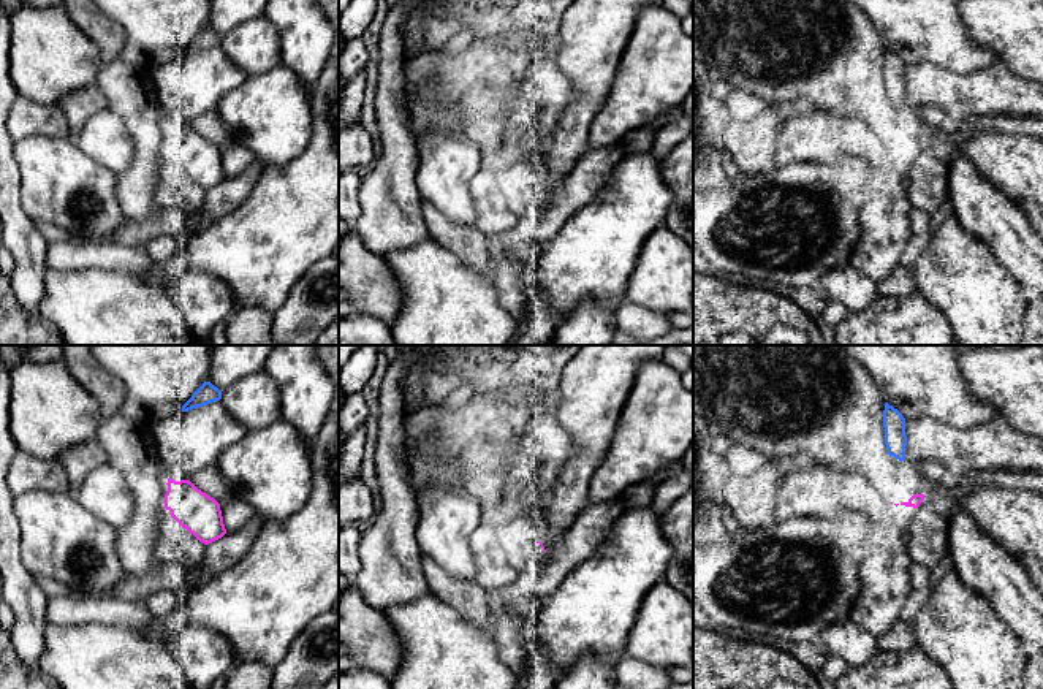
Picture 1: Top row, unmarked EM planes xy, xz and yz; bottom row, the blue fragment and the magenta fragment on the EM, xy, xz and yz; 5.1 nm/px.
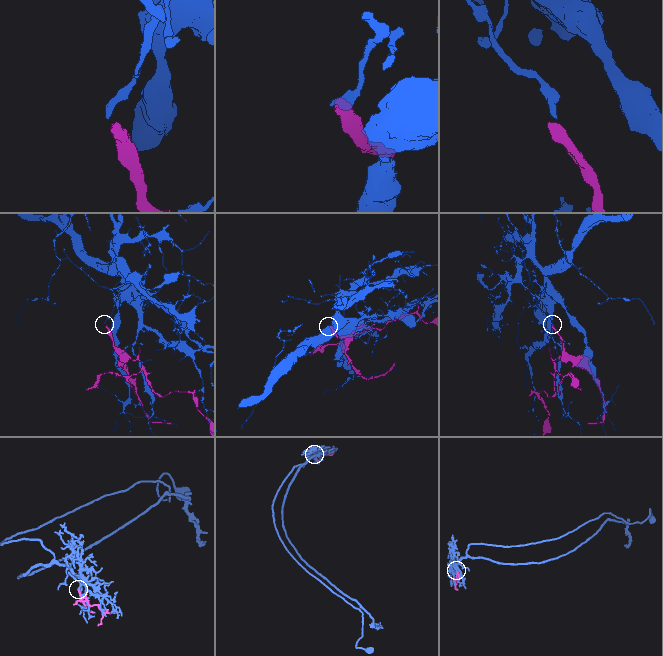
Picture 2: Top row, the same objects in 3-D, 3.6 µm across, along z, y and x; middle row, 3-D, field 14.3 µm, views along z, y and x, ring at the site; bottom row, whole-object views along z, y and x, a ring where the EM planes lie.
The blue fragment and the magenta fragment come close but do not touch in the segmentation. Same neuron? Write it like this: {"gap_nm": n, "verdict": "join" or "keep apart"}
{"gap_nm": 180, "verdict": "keep apart"}

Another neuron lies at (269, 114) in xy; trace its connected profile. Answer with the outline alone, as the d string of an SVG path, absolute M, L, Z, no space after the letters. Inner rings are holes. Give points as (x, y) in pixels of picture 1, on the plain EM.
M285 65L248 74L225 93L215 112L263 166L283 166L312 138L312 92Z

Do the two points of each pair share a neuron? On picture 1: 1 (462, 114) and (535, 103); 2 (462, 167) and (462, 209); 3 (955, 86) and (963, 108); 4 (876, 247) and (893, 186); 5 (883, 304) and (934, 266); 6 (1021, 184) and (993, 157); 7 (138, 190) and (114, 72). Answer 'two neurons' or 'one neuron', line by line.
1: two neurons
2: one neuron
3: one neuron
4: one neuron
5: two neurons
6: one neuron
7: one neuron

